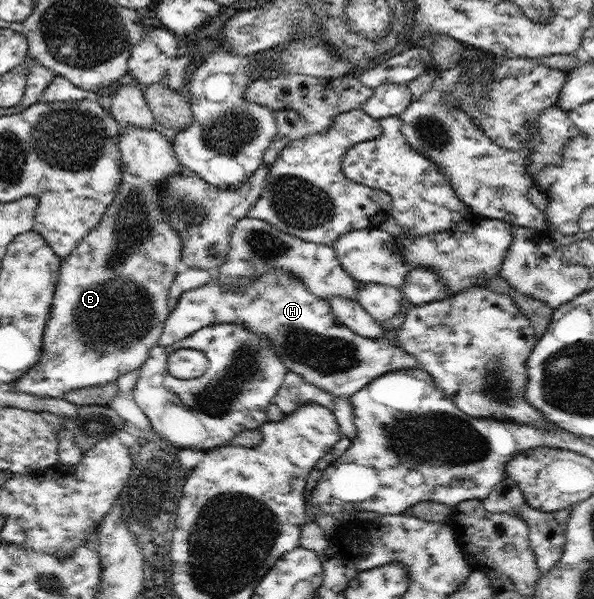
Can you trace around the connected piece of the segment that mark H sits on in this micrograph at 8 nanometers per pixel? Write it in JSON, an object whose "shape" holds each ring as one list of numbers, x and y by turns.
{"shape":[[268,268,244,291,228,291,216,277,202,287,190,289,169,313,159,344,168,347,214,323,241,325,247,331,267,337,289,371,299,373,316,390,332,395,353,396,372,379,394,370,419,366,413,355,387,338,370,339,348,329,336,319,328,300,312,295,301,279,280,268]]}

